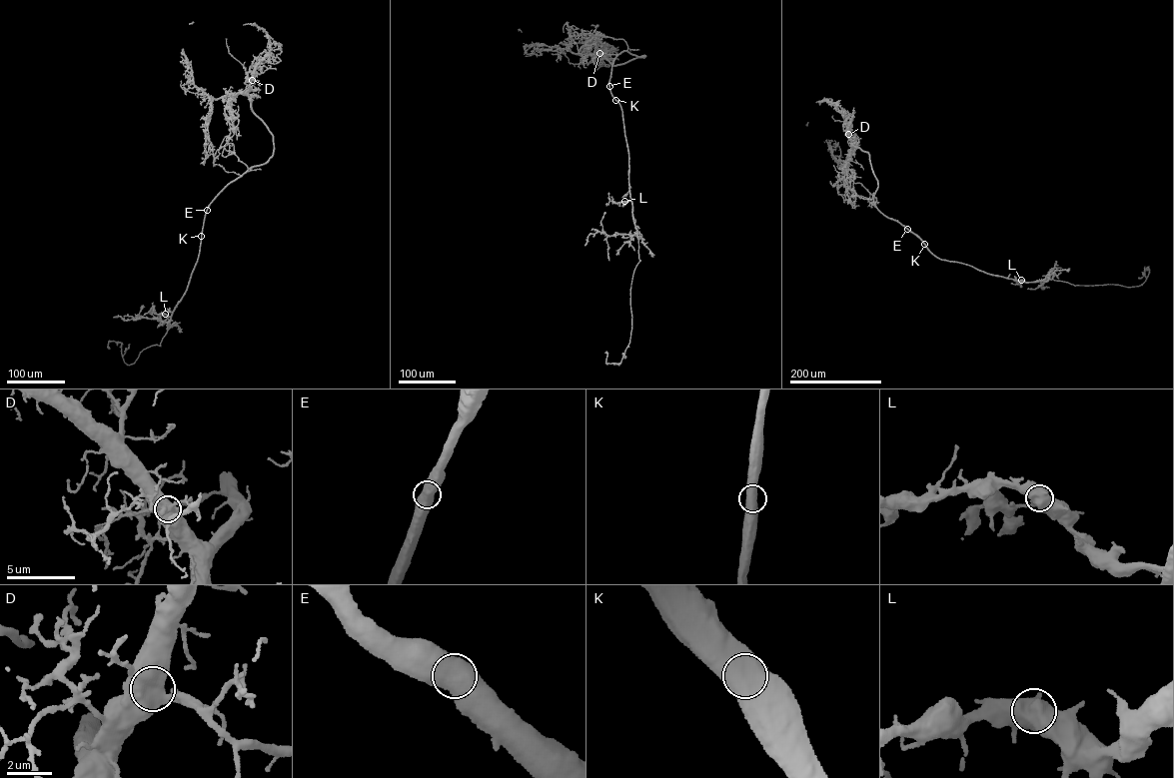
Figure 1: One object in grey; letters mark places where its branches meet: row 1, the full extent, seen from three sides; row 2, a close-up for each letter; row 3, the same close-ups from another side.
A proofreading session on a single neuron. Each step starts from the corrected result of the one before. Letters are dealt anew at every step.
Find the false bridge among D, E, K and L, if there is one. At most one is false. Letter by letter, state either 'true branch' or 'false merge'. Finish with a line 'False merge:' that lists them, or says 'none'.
D: true branch
E: true branch
K: true branch
L: true branch
False merge: none

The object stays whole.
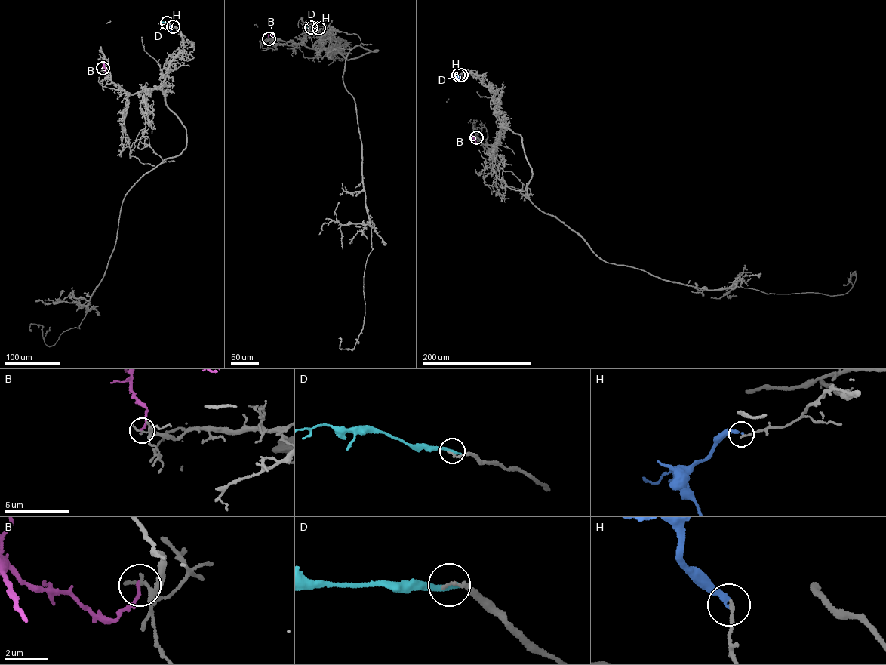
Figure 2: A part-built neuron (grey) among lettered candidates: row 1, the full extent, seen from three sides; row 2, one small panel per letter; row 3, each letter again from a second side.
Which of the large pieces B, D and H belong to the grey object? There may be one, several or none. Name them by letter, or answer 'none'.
none

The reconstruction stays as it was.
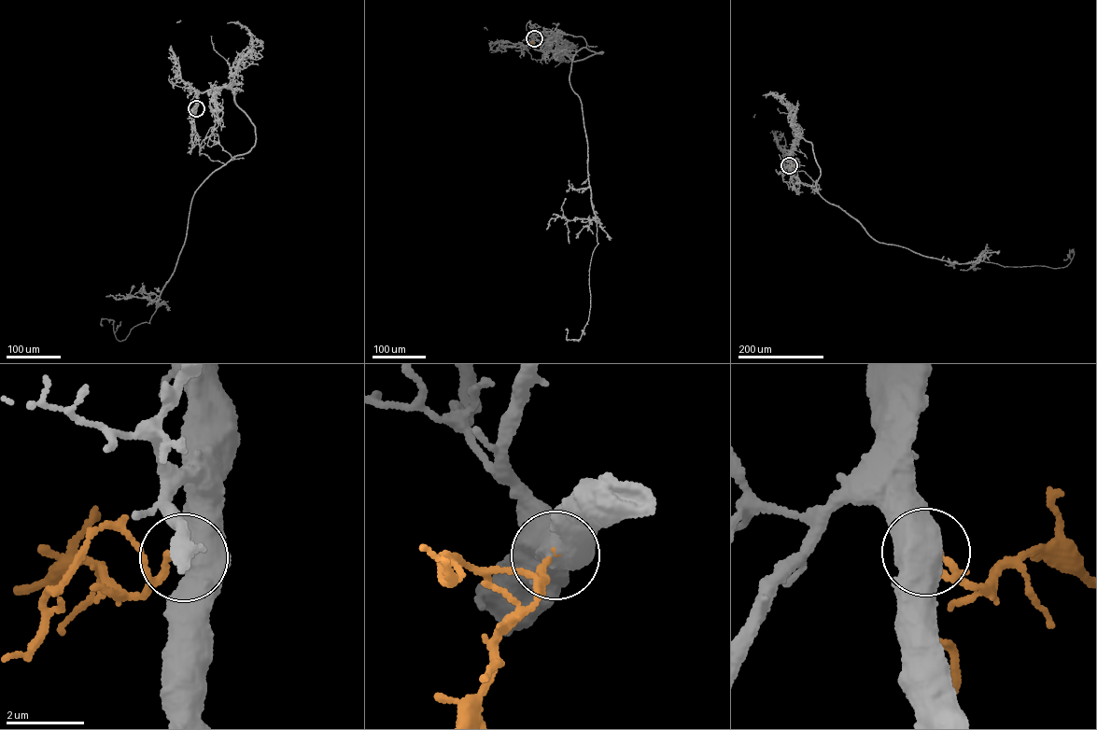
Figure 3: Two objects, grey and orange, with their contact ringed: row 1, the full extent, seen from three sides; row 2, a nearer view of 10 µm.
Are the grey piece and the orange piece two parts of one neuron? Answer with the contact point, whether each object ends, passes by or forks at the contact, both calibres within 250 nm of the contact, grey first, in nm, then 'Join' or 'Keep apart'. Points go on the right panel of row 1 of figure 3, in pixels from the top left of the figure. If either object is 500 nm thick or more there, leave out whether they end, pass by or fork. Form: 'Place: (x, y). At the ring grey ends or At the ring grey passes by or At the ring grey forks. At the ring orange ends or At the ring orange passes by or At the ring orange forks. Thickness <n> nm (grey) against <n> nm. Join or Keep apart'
Place: (789, 165). Thickness 800 nm (grey) against 160 nm. Join

